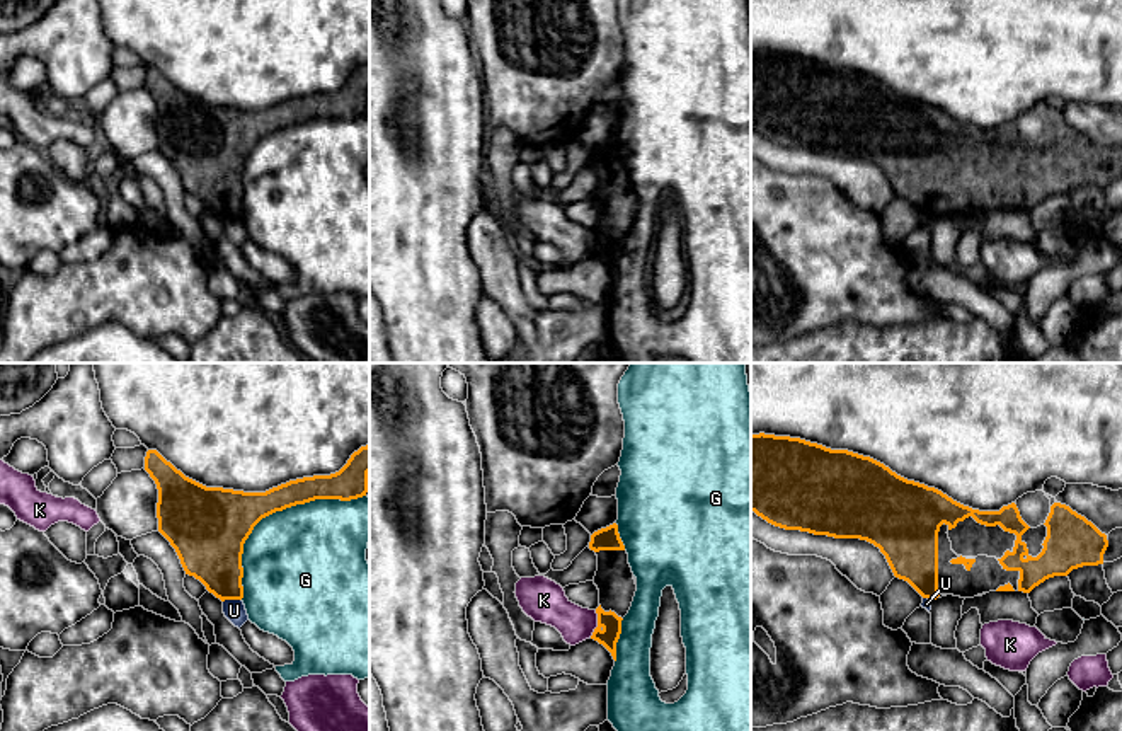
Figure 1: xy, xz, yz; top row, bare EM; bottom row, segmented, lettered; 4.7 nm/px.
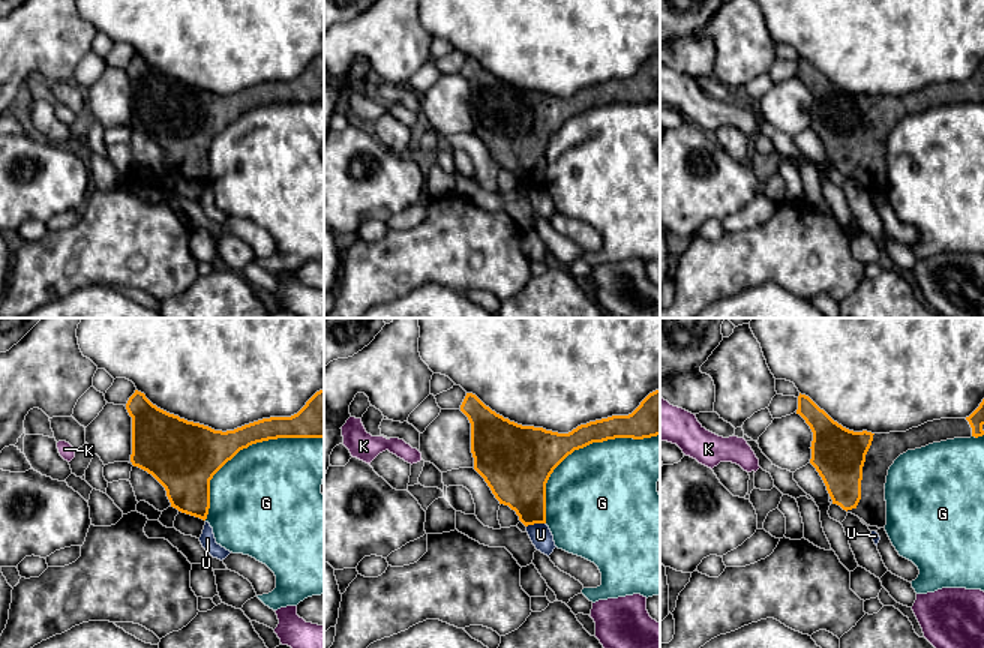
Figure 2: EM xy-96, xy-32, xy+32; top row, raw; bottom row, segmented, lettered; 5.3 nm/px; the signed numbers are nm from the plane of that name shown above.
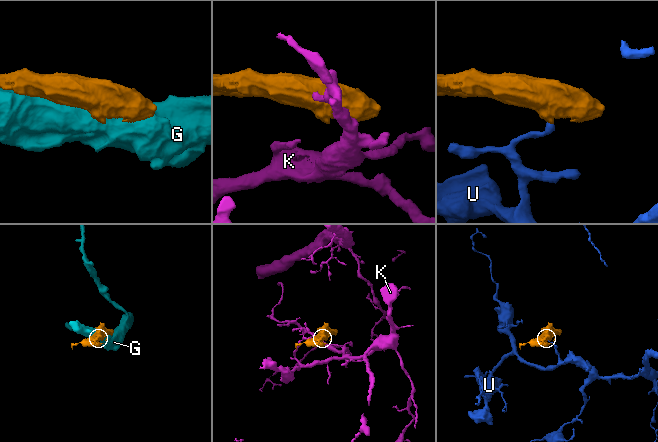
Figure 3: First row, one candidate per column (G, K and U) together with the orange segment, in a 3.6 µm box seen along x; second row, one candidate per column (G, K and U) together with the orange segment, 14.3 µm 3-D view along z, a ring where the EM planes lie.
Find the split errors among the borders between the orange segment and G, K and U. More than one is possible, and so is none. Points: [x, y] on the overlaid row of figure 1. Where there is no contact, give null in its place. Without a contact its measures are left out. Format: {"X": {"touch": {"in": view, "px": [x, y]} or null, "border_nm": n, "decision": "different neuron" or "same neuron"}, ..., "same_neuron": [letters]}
{"G": {"touch": {"in": "xy", "px": [273, 512]}, "border_nm": 750, "decision": "different neuron"}, "K": {"touch": {"in": "xz", "px": [598, 624]}, "border_nm": 130, "decision": "different neuron"}, "U": {"touch": {"in": "xy", "px": [232, 598]}, "border_nm": 90, "decision": "different neuron"}, "same_neuron": []}

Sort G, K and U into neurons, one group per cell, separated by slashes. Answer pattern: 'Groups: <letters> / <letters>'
Groups: G / K / U

